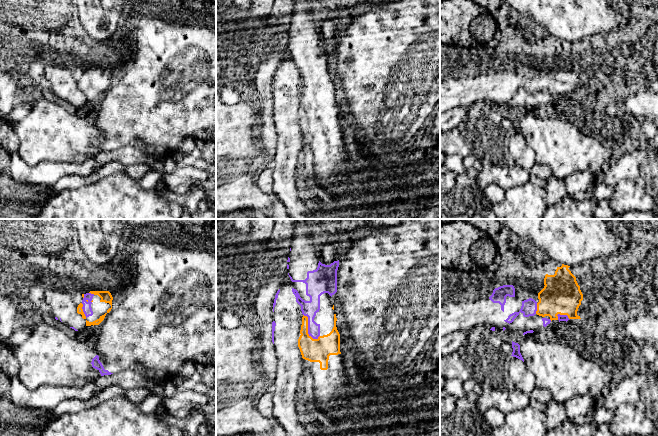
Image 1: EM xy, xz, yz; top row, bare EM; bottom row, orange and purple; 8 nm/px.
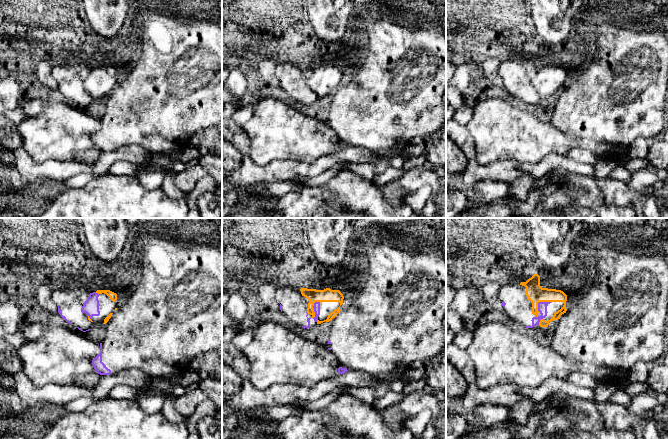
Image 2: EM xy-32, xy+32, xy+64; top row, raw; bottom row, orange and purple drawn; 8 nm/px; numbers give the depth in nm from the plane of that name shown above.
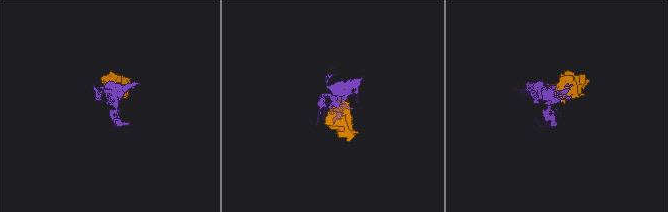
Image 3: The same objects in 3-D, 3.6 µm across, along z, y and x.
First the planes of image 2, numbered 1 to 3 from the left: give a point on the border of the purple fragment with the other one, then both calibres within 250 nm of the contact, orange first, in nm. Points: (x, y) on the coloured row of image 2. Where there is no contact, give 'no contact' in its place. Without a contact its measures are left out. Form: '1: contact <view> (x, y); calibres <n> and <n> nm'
1: contact xy-32 (97, 292); calibres 60 and 130 nm
2: contact xy+32 (313, 308); calibres 110 and 50 nm
3: contact xy+64 (541, 301); calibres 150 and 80 nm

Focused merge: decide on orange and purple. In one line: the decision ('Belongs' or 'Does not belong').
Belongs

